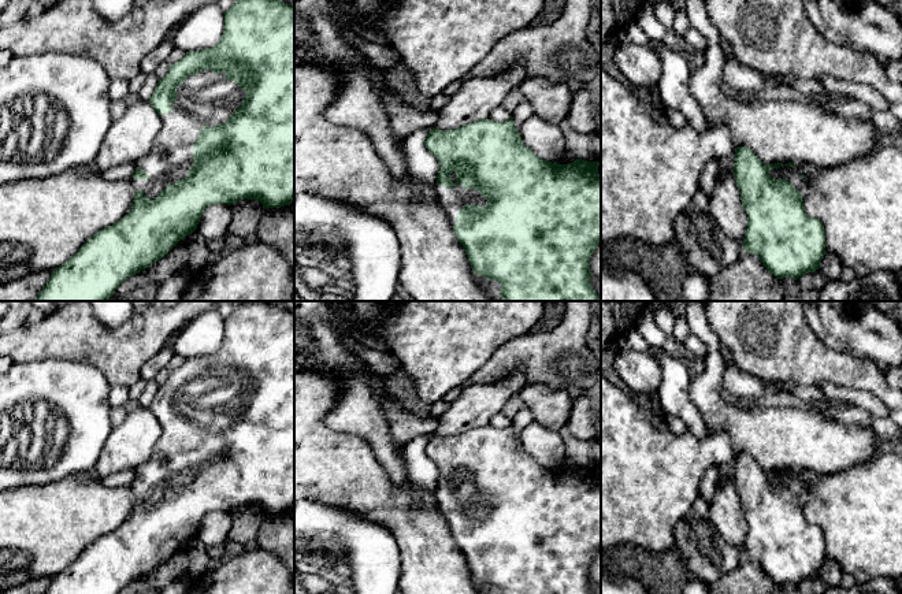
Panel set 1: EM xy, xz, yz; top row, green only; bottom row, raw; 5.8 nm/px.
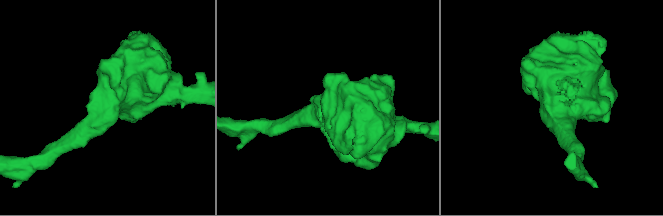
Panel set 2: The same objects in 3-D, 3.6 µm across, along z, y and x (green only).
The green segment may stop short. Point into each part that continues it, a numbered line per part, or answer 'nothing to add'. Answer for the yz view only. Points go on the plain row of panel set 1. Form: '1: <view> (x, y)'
1: yz (795, 486)

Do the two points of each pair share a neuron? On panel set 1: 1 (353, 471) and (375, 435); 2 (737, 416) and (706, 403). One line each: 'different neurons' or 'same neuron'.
1: different neurons
2: same neuron

